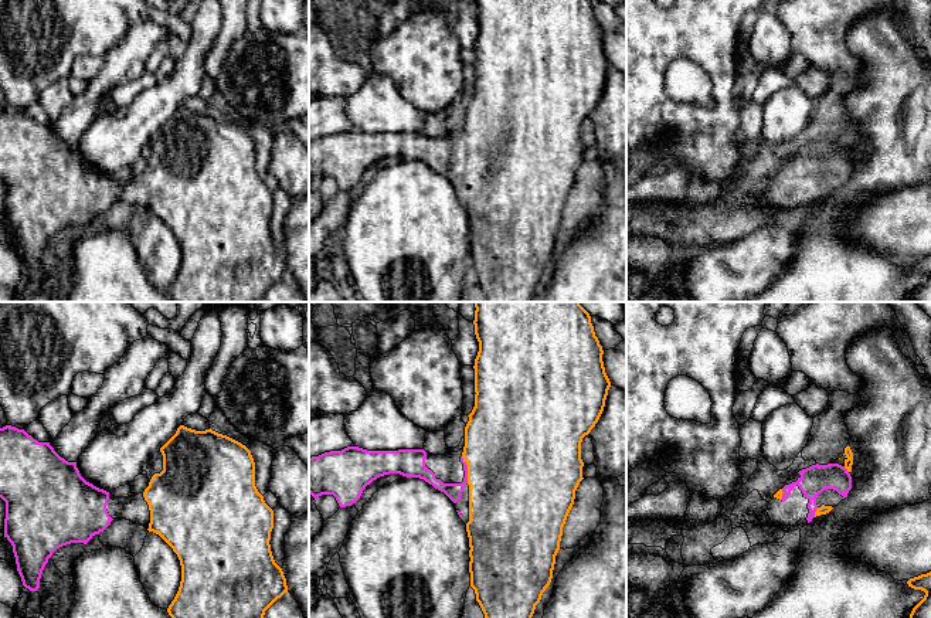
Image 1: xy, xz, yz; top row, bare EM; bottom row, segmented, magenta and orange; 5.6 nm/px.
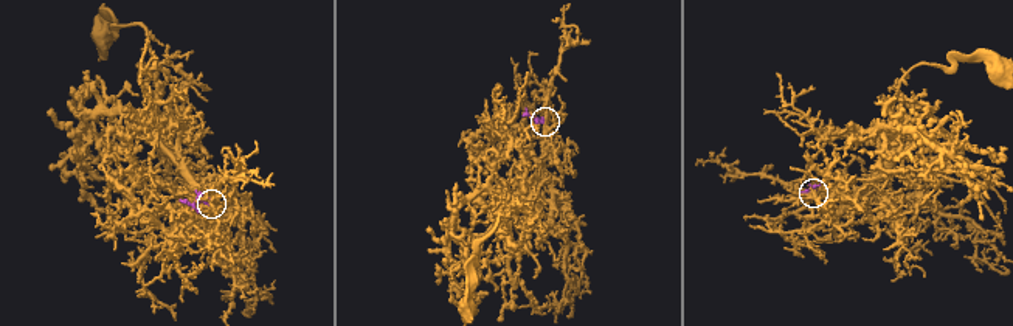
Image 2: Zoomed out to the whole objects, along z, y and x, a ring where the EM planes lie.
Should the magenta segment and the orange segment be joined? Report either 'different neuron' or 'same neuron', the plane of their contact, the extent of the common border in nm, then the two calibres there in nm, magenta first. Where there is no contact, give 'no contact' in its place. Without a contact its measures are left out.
same neuron; meets magenta in xz; contact 160 nm long; 90 nm thick on the magenta side, 500 nm on the other

